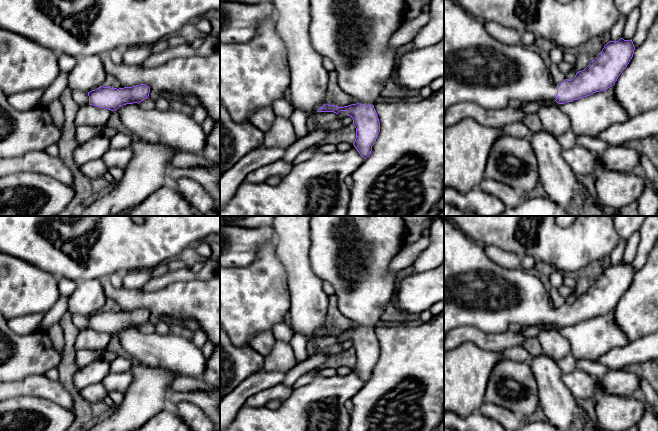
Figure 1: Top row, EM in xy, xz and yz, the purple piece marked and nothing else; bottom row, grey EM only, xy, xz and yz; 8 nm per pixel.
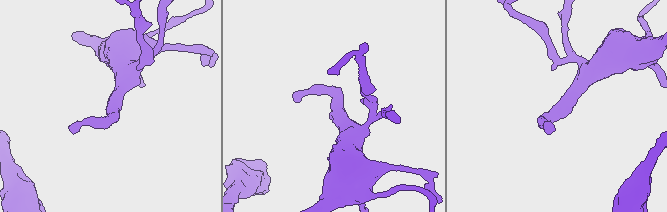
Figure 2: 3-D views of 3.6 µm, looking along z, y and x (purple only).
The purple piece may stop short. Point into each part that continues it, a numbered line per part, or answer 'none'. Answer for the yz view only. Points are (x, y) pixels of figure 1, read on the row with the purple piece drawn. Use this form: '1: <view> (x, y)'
1: yz (478, 69)

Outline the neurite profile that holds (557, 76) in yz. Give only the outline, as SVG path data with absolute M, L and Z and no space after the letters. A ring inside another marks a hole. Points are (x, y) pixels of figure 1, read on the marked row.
M552 63L550 68L550 77L553 81L553 83L555 83L556 85L563 82L566 79L566 74L564 72L562 72L558 65L555 63Z

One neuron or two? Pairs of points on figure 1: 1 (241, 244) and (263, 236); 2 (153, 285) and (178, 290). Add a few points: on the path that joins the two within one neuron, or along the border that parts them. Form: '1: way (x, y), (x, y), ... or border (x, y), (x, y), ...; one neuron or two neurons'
1: way (246, 242), (258, 237); one neuron
2: border (186, 281), (173, 281), (152, 291), (140, 289); two neurons

